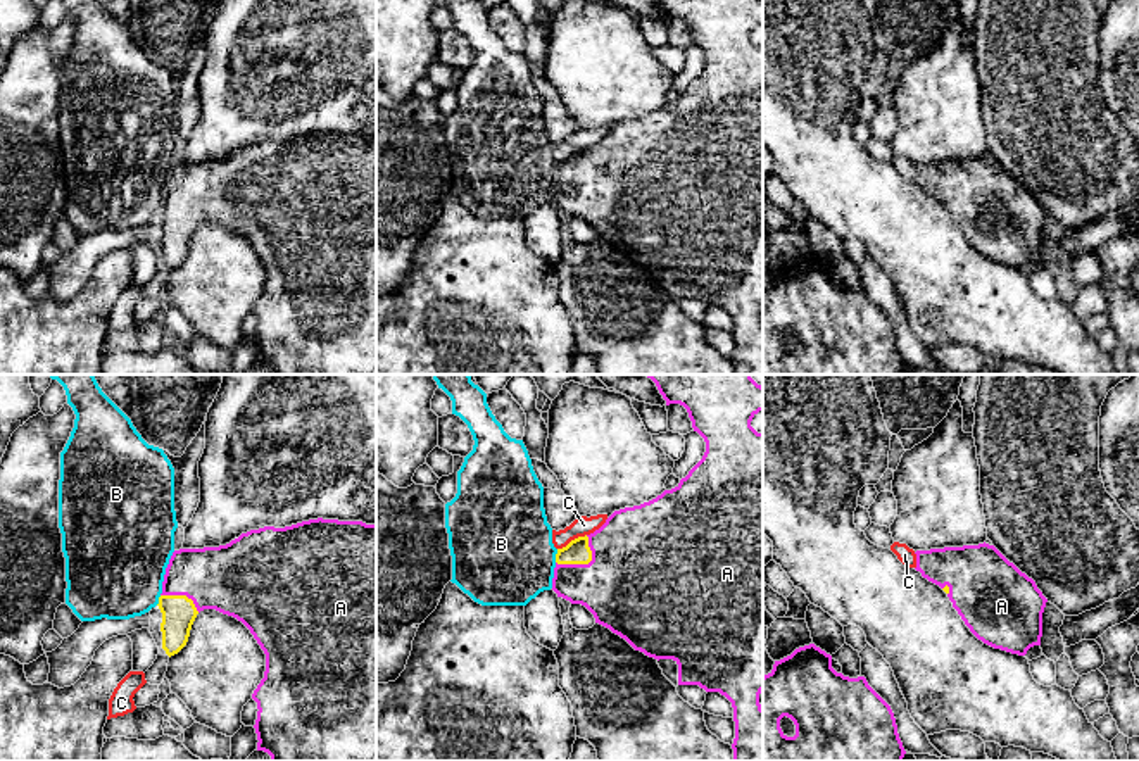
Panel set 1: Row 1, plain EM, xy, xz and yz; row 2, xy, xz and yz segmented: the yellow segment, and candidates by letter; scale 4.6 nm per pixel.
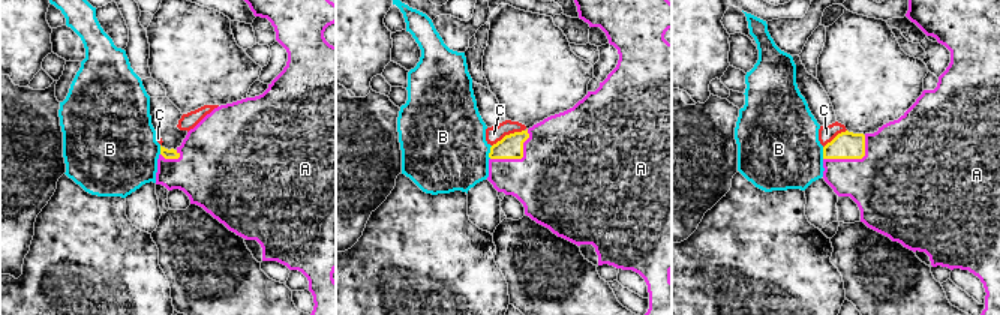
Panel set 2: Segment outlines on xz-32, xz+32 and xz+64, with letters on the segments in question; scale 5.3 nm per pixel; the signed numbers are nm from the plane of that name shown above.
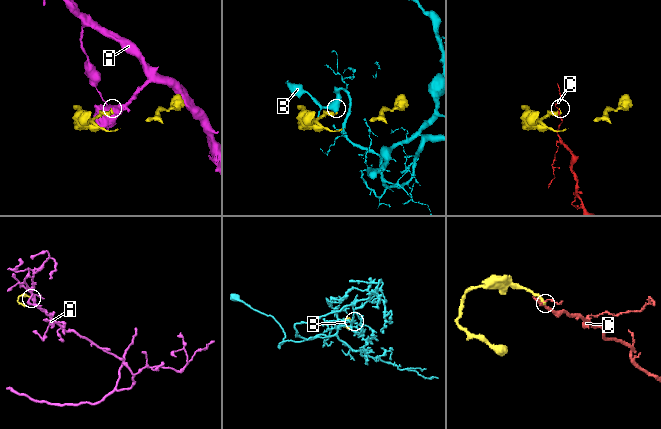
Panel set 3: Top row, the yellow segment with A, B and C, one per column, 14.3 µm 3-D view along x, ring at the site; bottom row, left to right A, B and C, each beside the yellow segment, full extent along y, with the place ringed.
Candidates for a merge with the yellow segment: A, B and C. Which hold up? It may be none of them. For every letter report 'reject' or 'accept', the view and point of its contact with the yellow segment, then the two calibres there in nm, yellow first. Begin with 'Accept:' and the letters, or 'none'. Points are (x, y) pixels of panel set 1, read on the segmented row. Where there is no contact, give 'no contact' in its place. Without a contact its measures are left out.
Accept: A
A: accept | xz (584, 563) | 110/460 nm
B: reject | xz (556, 556) | 110/480 nm
C: reject | xz (572, 540) | 110/90 nm

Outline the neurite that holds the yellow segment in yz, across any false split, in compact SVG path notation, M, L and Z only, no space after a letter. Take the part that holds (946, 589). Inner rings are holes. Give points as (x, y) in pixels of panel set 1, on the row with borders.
M984 542L979 545L916 550L915 554L915 569L947 594L953 607L979 640L1018 656L1025 656L1030 647L1041 645L1042 613L1048 599L1037 588L1035 582L1010 563L994 545Z

